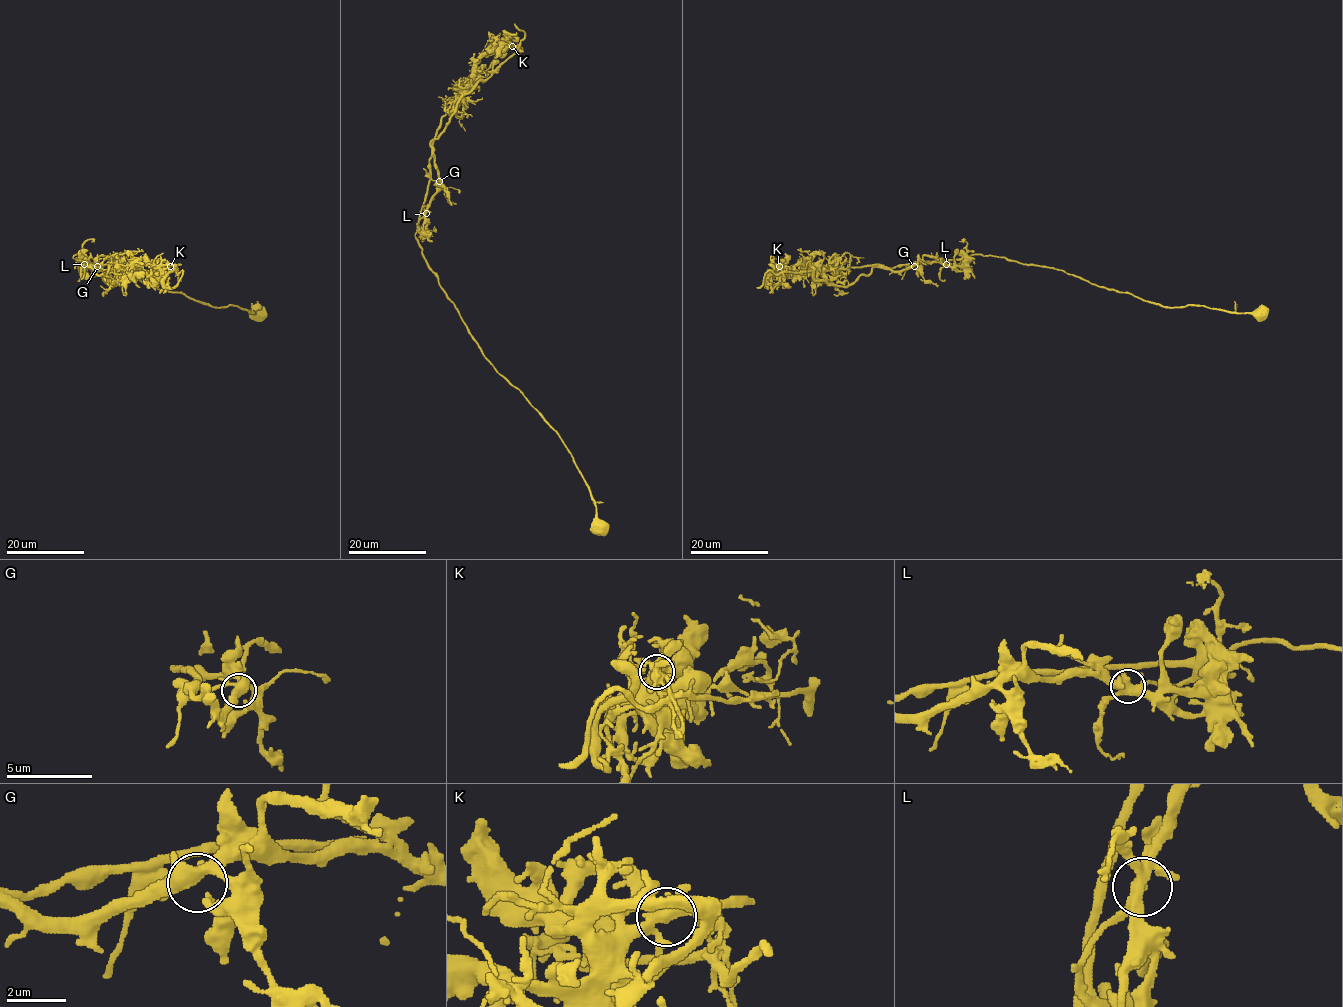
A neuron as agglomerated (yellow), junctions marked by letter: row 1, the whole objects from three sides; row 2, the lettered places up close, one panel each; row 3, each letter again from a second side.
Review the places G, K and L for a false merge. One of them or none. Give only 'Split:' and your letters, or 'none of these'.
Split: L

